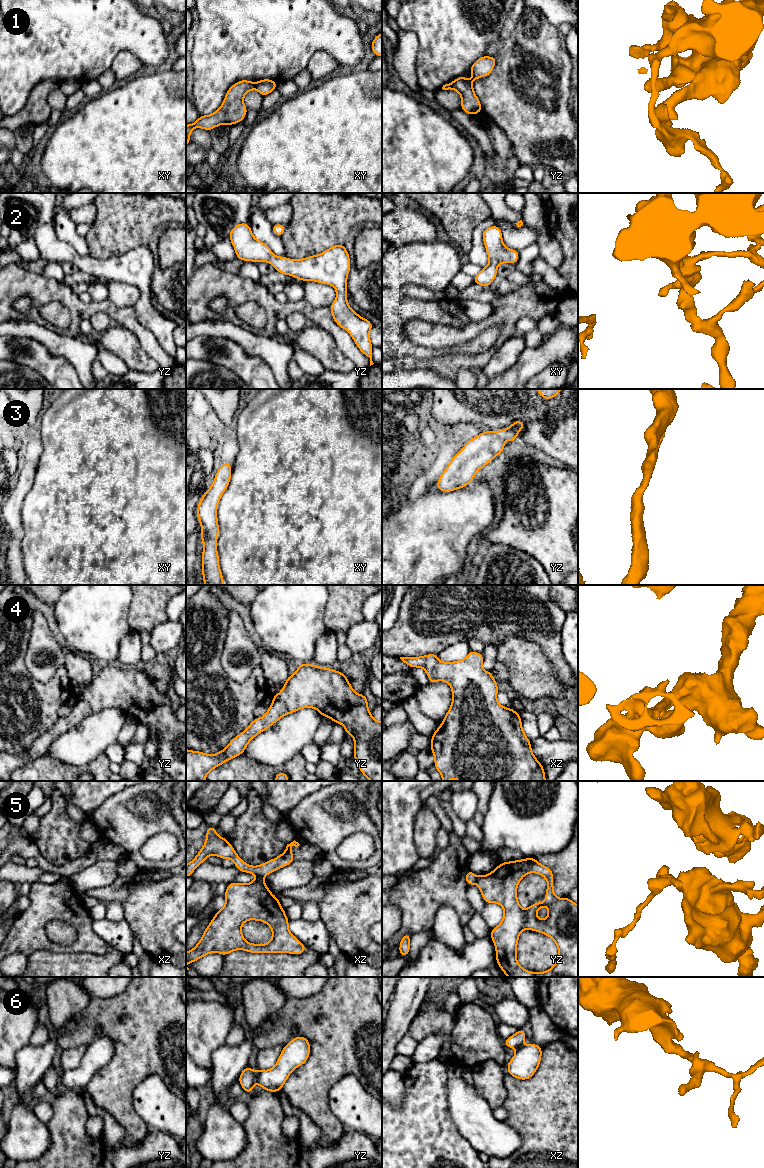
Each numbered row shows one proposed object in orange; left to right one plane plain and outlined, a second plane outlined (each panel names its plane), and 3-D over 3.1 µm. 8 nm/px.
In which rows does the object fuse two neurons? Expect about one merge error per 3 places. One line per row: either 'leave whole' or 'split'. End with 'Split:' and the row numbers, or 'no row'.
1: split
2: leave whole
3: leave whole
4: leave whole
5: split
6: split
Split: 1, 5, 6

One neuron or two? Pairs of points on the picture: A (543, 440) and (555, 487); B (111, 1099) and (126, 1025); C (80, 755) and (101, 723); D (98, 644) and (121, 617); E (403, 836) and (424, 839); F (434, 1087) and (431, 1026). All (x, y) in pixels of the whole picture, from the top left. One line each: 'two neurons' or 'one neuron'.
A: two neurons
B: one neuron
C: one neuron
D: one neuron
E: two neurons
F: two neurons

